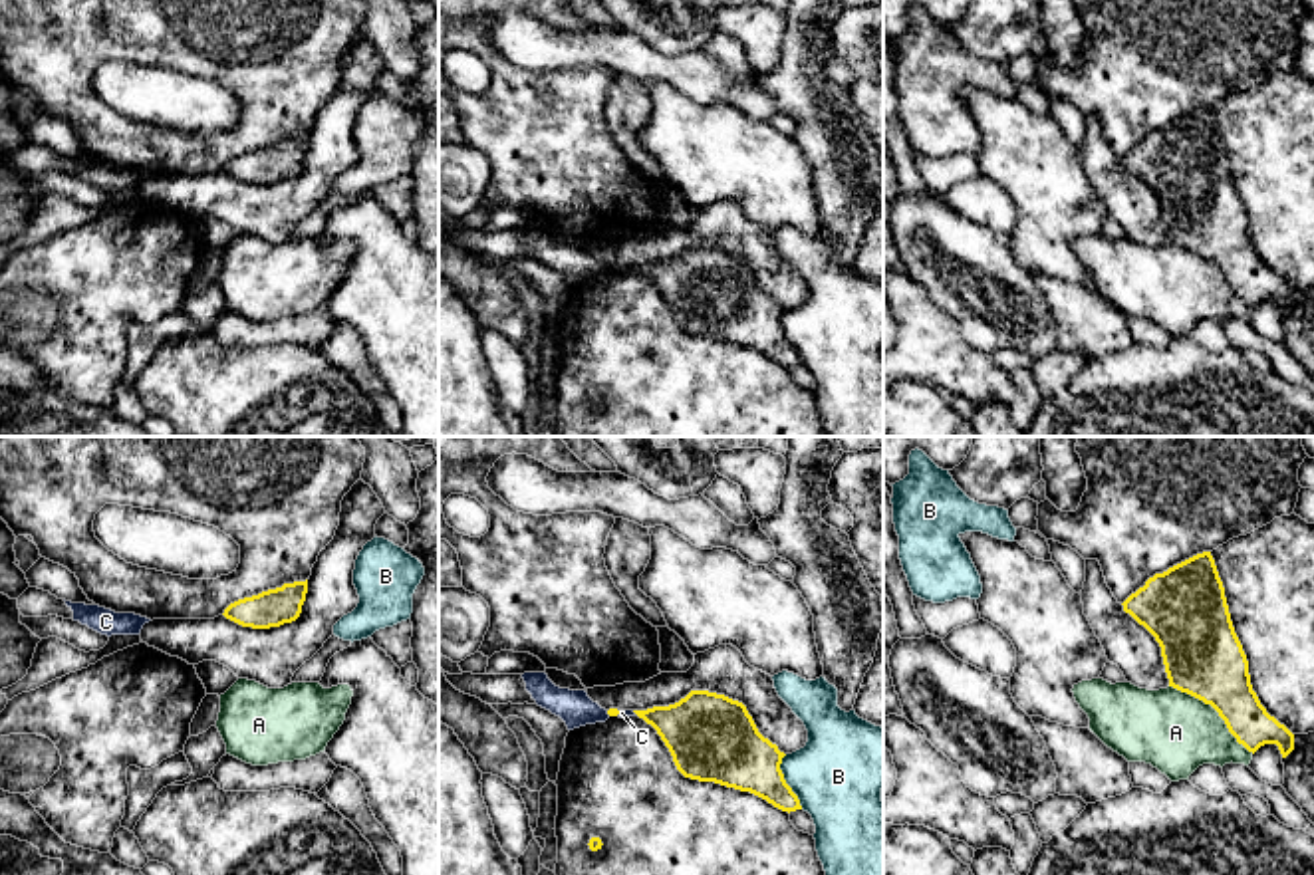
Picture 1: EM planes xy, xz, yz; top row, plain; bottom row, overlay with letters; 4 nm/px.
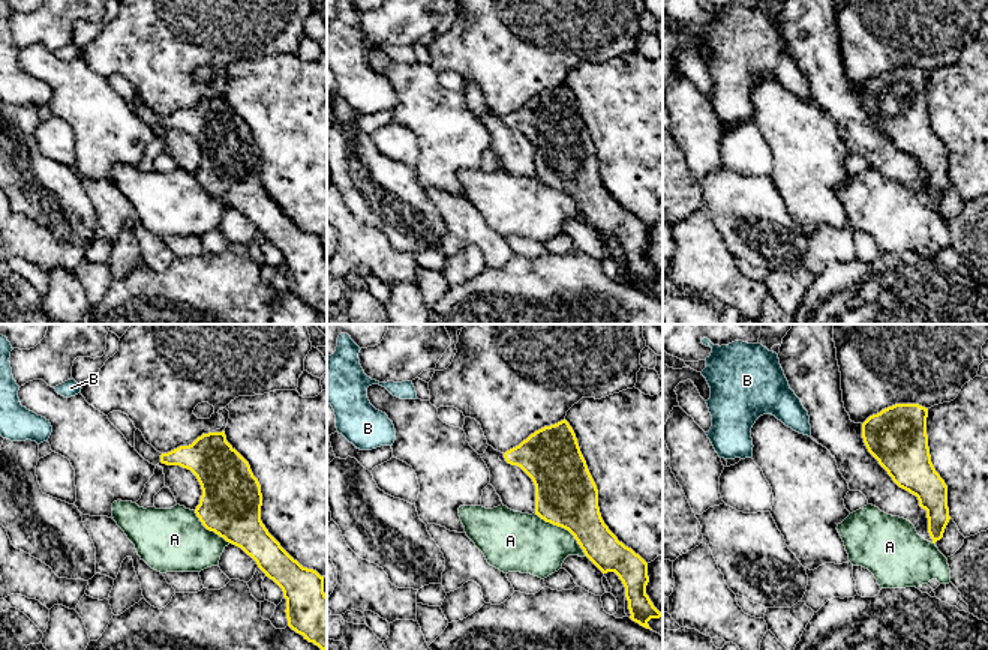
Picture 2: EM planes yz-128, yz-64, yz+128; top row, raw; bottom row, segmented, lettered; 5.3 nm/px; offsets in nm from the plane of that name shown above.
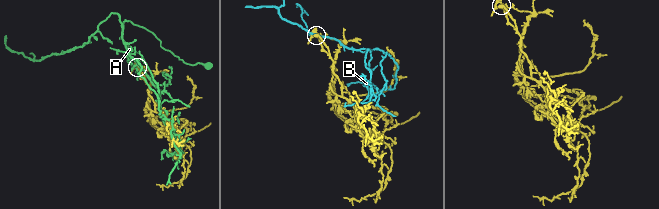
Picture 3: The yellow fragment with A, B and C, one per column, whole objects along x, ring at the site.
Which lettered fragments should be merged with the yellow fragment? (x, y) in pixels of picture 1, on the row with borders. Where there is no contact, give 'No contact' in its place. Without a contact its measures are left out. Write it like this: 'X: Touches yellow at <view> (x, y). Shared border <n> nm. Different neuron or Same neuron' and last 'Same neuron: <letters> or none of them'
A: Touches yellow at yz (1215, 709). Shared border 440 nm. Different neuron
B: Touches yellow at xz (785, 782). Shared border 240 nm. Different neuron
C: Touches yellow at xz (618, 713). Shared border 30 nm. Same neuron
Same neuron: C

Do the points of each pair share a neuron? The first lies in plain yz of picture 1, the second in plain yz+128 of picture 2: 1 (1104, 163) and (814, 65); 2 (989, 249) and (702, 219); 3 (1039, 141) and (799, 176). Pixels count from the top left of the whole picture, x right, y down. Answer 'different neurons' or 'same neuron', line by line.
1: same neuron
2: different neurons
3: same neuron

